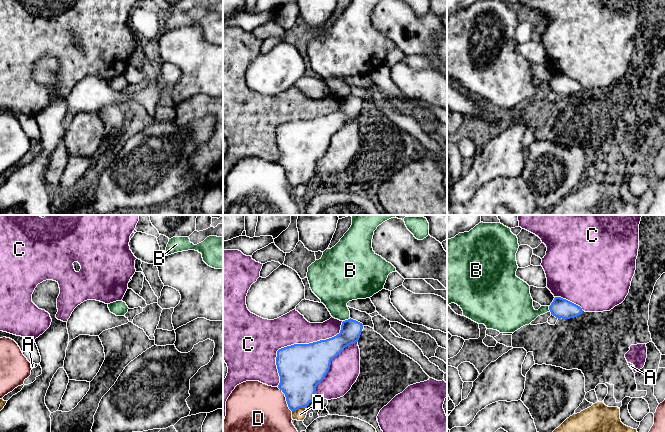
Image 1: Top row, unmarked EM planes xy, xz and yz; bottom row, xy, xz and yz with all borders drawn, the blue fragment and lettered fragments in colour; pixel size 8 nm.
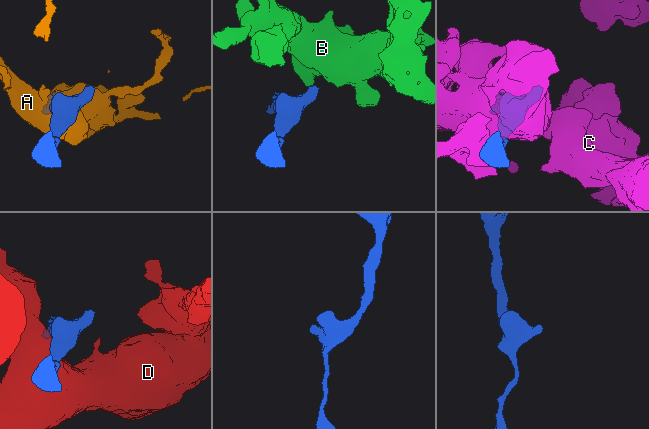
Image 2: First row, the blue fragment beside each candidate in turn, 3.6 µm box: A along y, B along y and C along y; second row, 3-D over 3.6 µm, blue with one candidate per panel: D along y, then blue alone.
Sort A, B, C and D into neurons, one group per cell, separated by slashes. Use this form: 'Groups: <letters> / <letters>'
Groups: A / B / C / D

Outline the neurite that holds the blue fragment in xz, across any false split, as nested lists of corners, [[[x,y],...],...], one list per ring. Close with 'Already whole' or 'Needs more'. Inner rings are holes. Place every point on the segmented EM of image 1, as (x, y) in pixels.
[[[350,318],[342,322],[340,333],[332,338],[277,351],[278,388],[285,394],[292,412],[307,408],[315,399],[316,387],[327,375],[331,361],[345,347],[358,342],[362,328],[362,323]]]. Already whole

